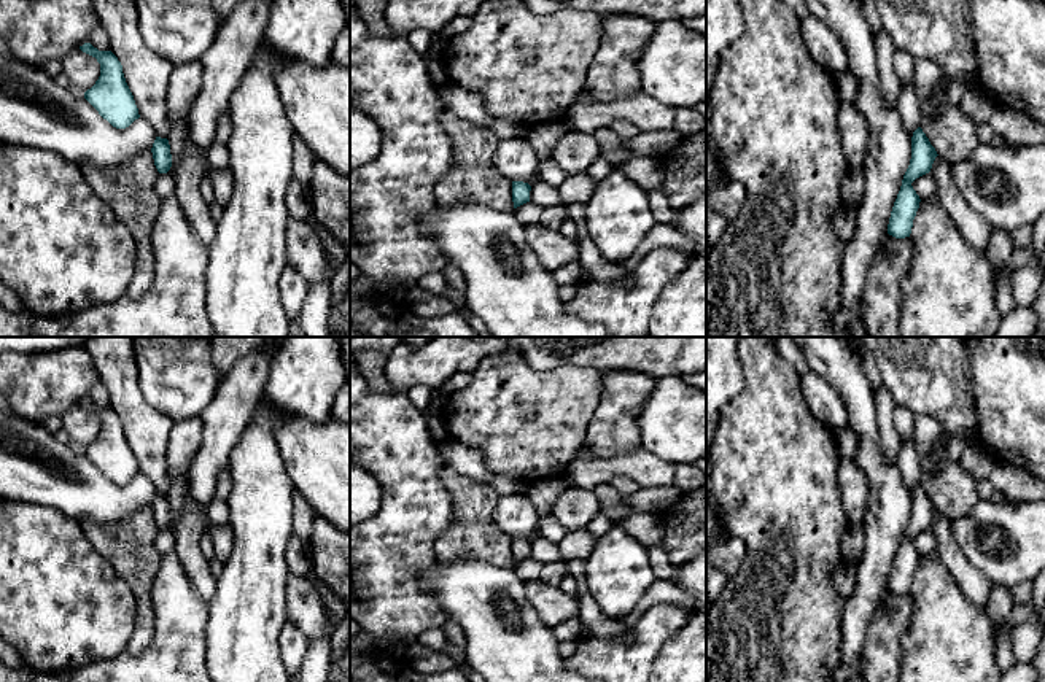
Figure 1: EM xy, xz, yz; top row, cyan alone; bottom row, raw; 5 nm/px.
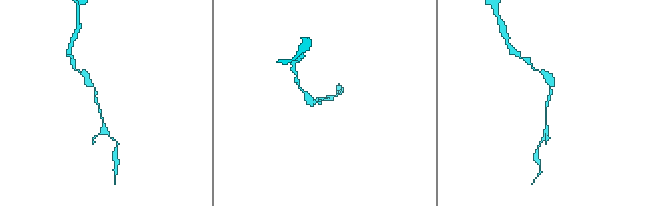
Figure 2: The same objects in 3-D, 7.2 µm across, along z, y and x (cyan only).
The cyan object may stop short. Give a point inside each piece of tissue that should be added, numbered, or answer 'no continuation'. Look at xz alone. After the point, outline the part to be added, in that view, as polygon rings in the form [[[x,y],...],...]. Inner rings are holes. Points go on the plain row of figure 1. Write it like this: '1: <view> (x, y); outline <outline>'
no continuation

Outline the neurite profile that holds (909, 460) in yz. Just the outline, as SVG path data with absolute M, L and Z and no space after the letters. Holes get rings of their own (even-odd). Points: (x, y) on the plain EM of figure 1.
M913 442L900 444L895 466L900 475L903 477L903 482L911 494L913 488L918 483L921 483L921 475L923 475L921 455Z

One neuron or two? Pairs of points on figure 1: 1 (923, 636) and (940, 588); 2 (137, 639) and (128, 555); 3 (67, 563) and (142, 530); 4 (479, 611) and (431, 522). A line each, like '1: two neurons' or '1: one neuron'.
1: one neuron
2: one neuron
3: two neurons
4: two neurons

